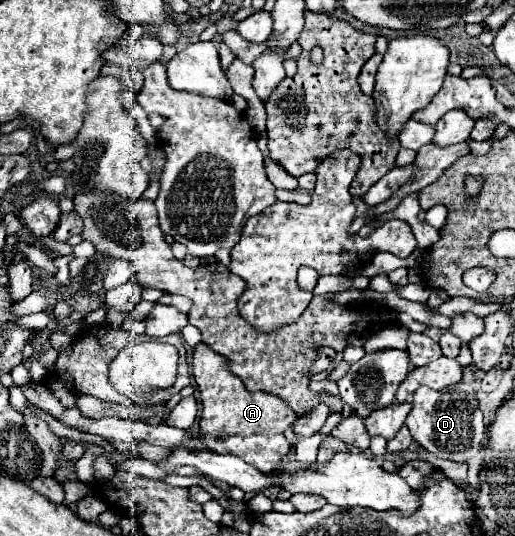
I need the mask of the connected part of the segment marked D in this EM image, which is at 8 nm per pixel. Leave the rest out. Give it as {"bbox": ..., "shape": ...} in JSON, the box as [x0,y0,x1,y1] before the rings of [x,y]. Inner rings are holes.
{"bbox":[405,382,485,462],"shape":[[[459,382],[445,390],[429,390],[427,386],[419,386],[413,392],[411,404],[413,408],[407,414],[405,424],[411,430],[413,440],[433,452],[437,458],[467,462],[481,450],[481,440],[485,438],[485,422],[473,386],[465,382]]]}

